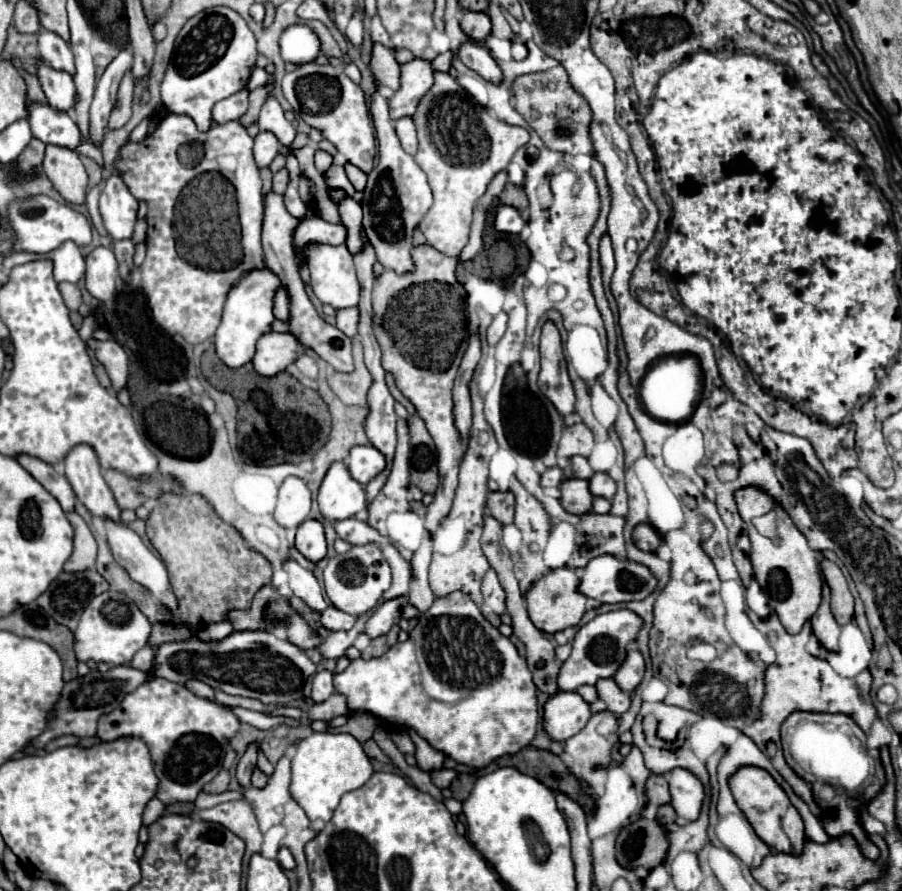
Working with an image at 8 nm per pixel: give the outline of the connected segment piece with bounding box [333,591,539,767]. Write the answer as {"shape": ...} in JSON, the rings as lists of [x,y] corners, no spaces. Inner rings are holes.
{"shape":[[[461,591],[437,597],[433,605],[419,615],[419,623],[409,631],[405,643],[395,643],[381,657],[369,661],[359,657],[351,661],[343,673],[333,677],[333,687],[335,693],[347,699],[349,713],[365,711],[385,725],[413,729],[435,749],[473,767],[487,767],[493,759],[527,747],[535,737],[539,721],[537,687],[525,659],[517,653],[515,645],[481,615],[469,595]]]}

